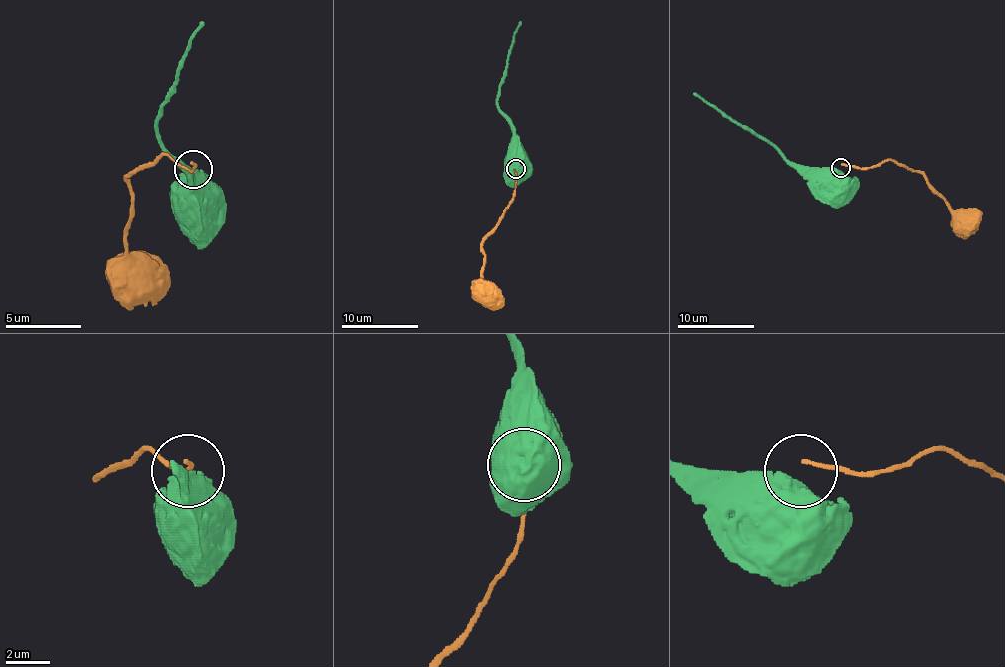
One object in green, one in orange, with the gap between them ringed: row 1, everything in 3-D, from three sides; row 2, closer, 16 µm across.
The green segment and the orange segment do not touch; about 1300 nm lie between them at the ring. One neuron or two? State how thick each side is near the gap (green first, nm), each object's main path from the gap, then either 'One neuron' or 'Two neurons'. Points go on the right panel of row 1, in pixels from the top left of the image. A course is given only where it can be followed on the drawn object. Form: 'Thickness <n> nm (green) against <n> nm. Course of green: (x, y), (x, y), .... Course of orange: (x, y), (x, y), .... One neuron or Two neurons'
Thickness 800 nm (green) against 160 nm. Course of green: (840, 170), (836, 191). Course of orange: (842, 164), (872, 168), (888, 160), (920, 172), (968, 223). Two neurons

